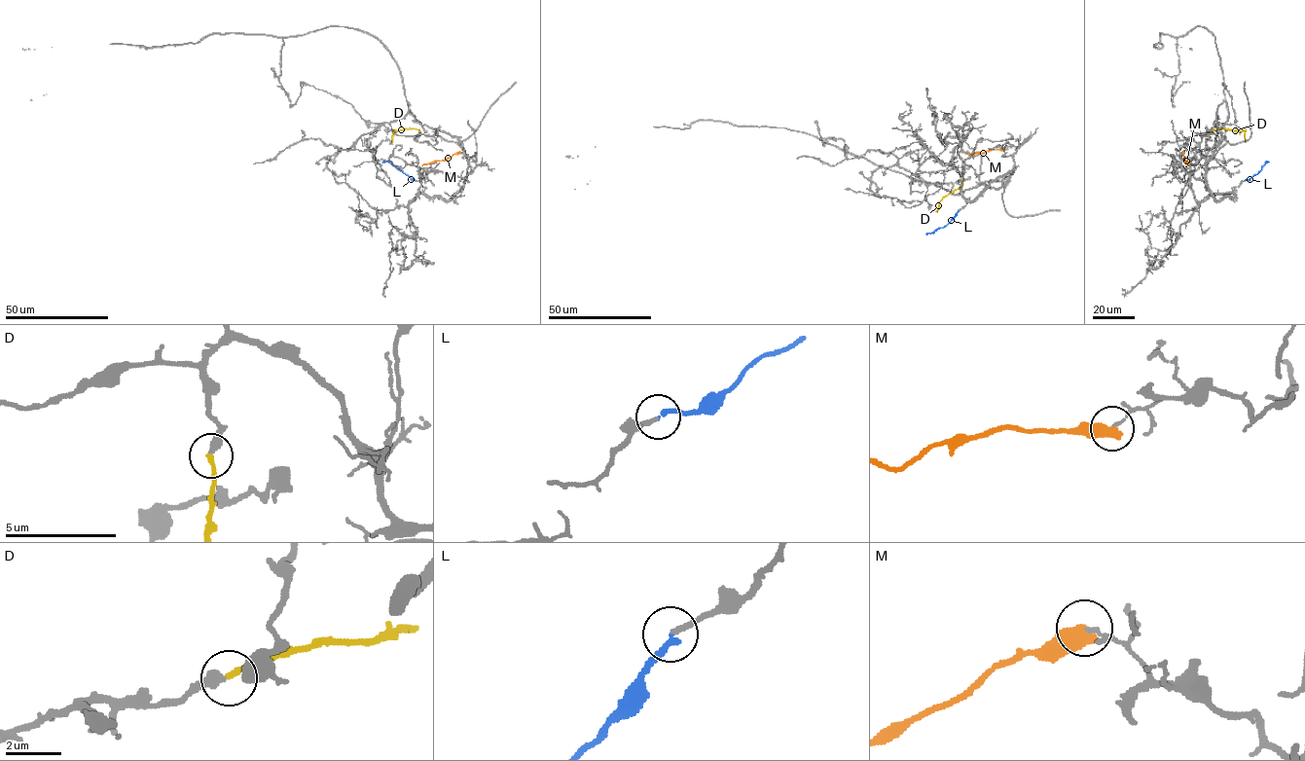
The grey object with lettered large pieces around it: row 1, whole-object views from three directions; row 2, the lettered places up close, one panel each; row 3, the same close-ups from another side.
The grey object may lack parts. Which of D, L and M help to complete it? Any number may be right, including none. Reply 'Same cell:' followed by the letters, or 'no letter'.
Same cell: D

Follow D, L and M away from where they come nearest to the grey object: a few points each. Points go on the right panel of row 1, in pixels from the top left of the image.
D: (1210, 132), (1222, 128), (1244, 130), (1246, 142)
L: (1245, 180), (1268, 163)
M: (1183, 152), (1188, 165)

